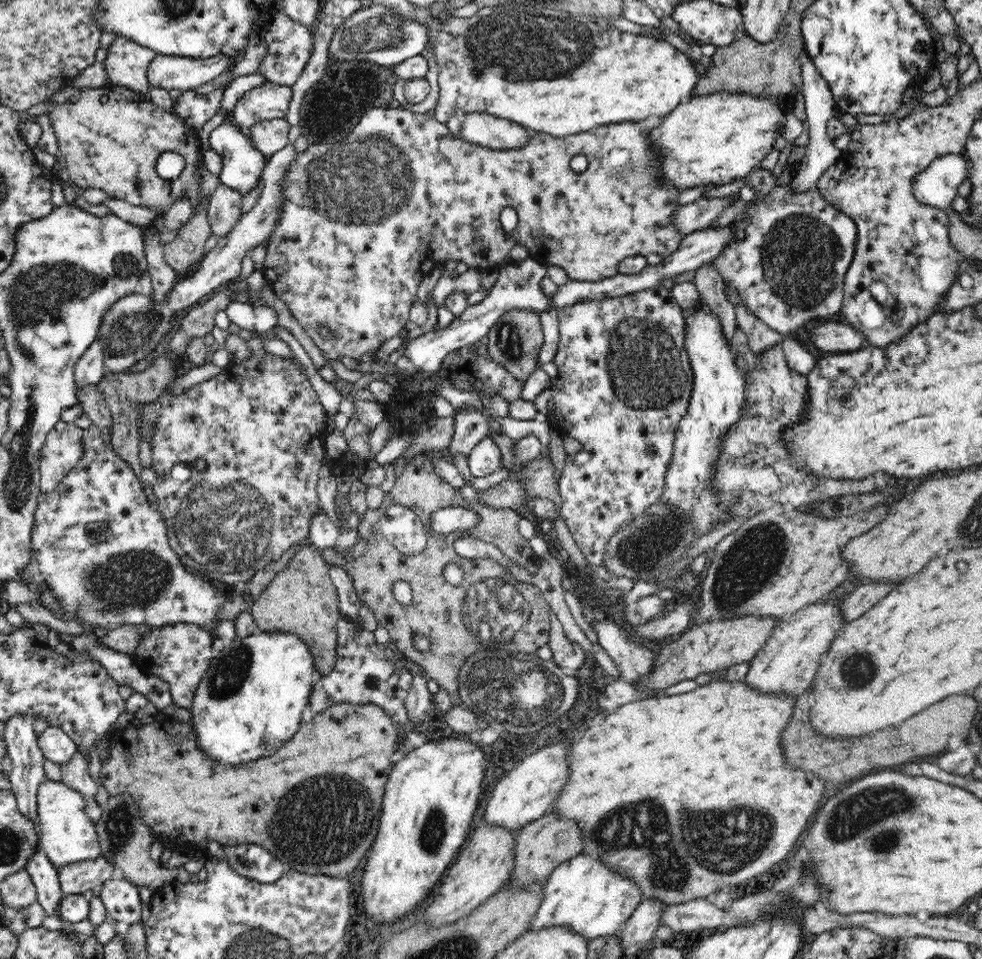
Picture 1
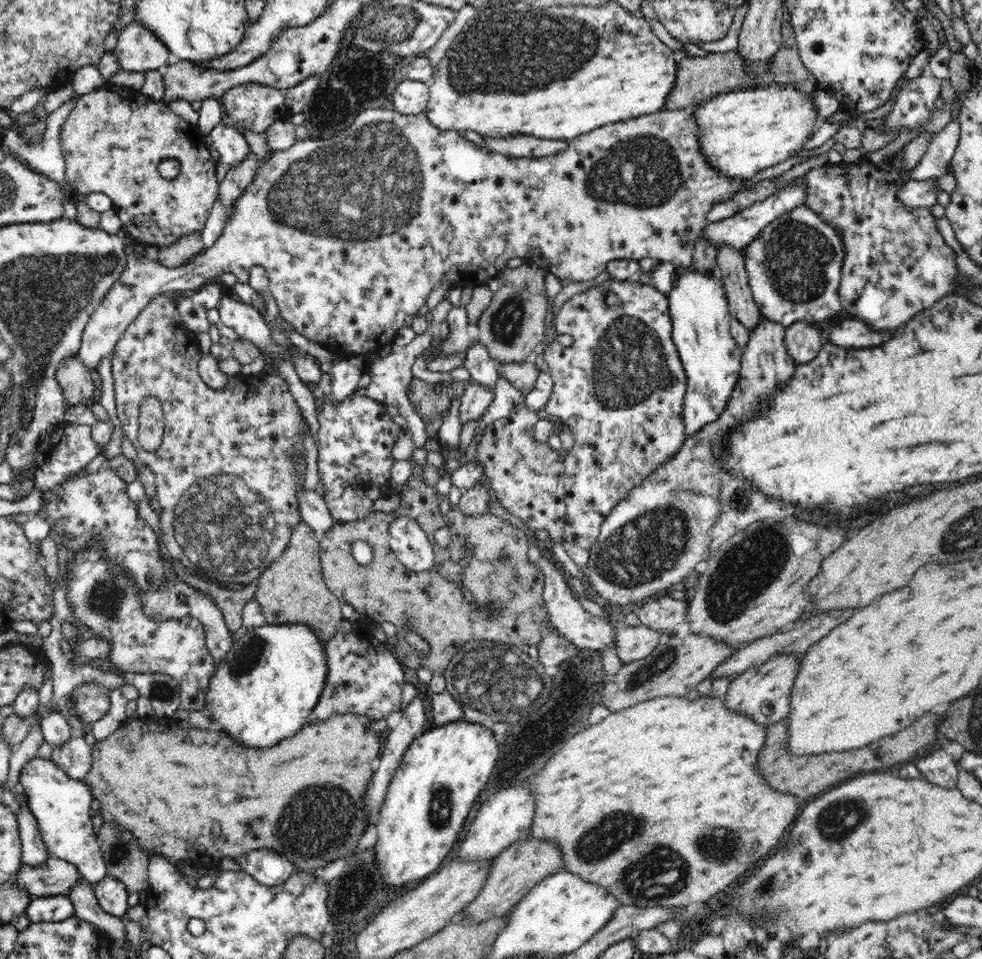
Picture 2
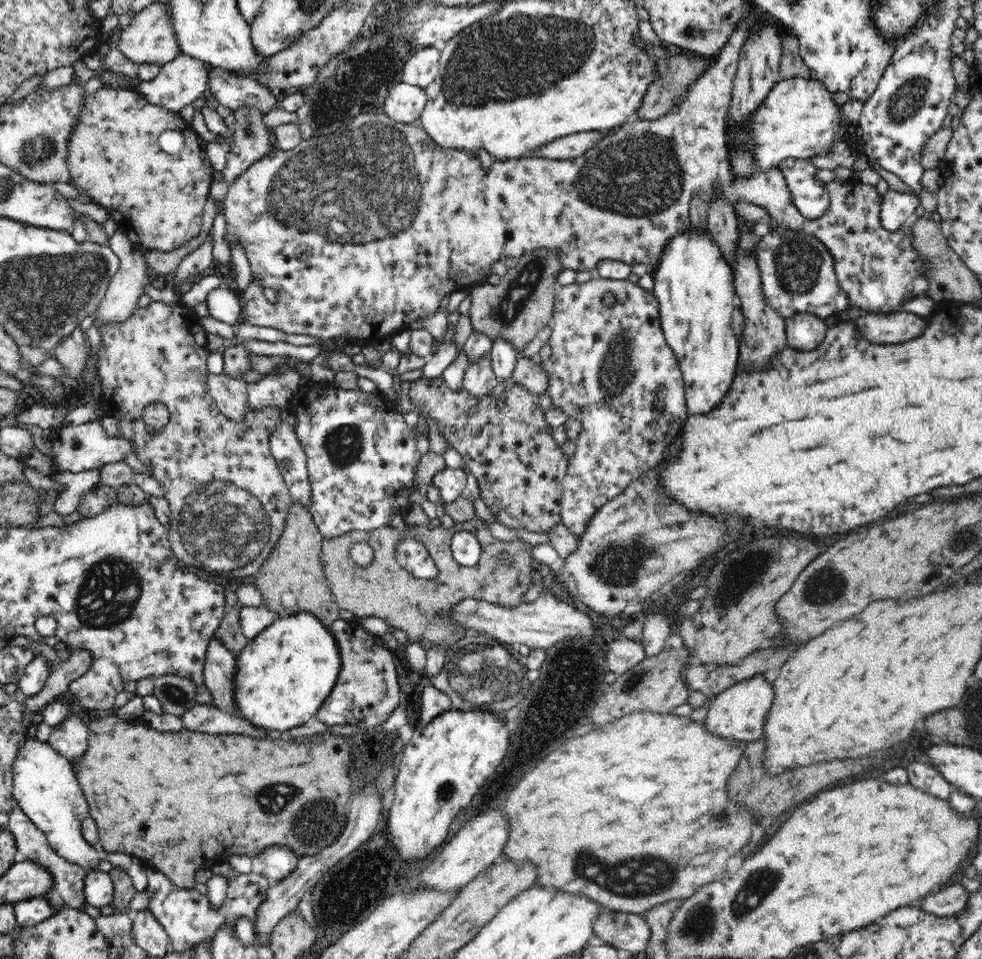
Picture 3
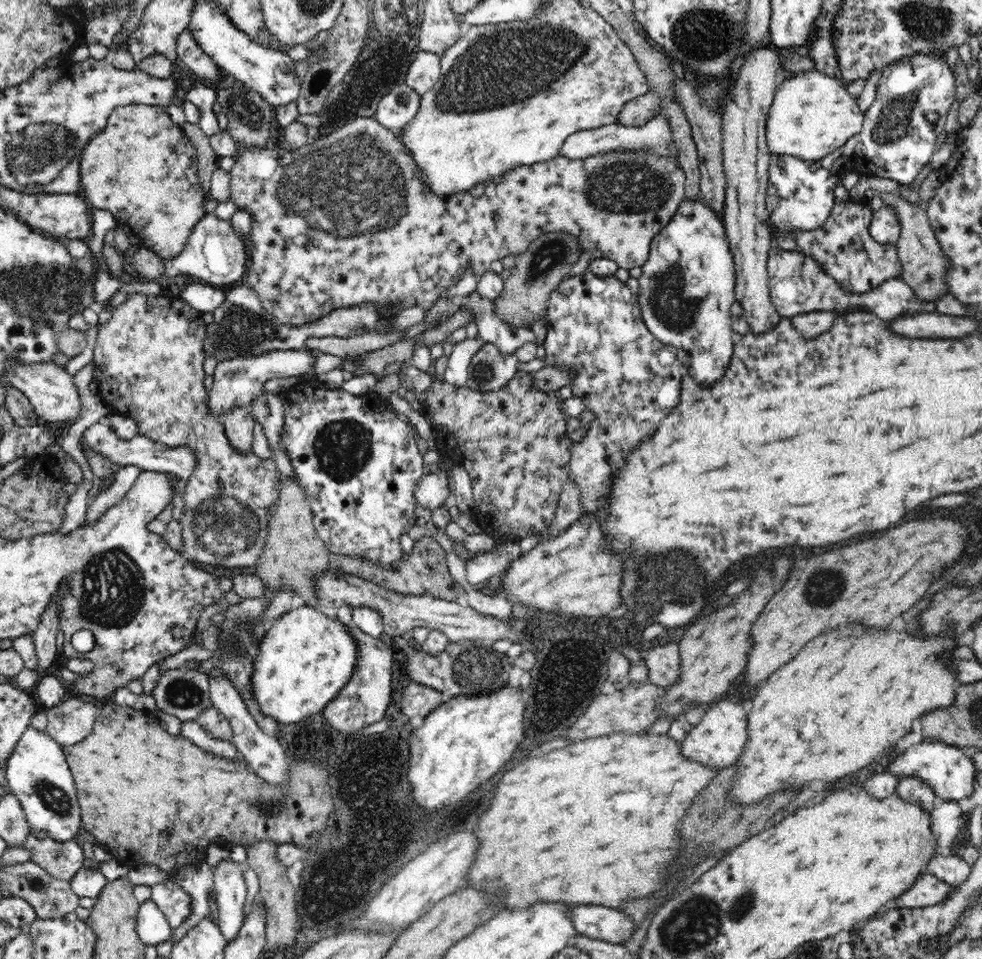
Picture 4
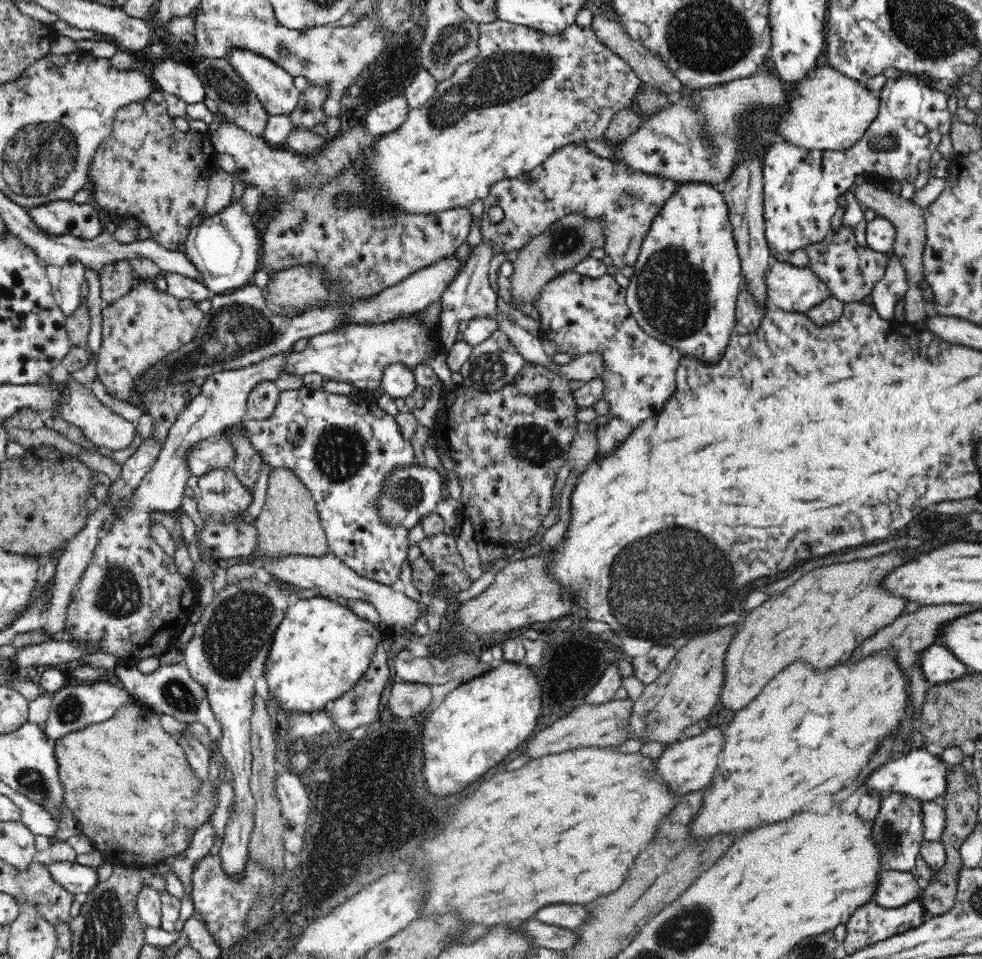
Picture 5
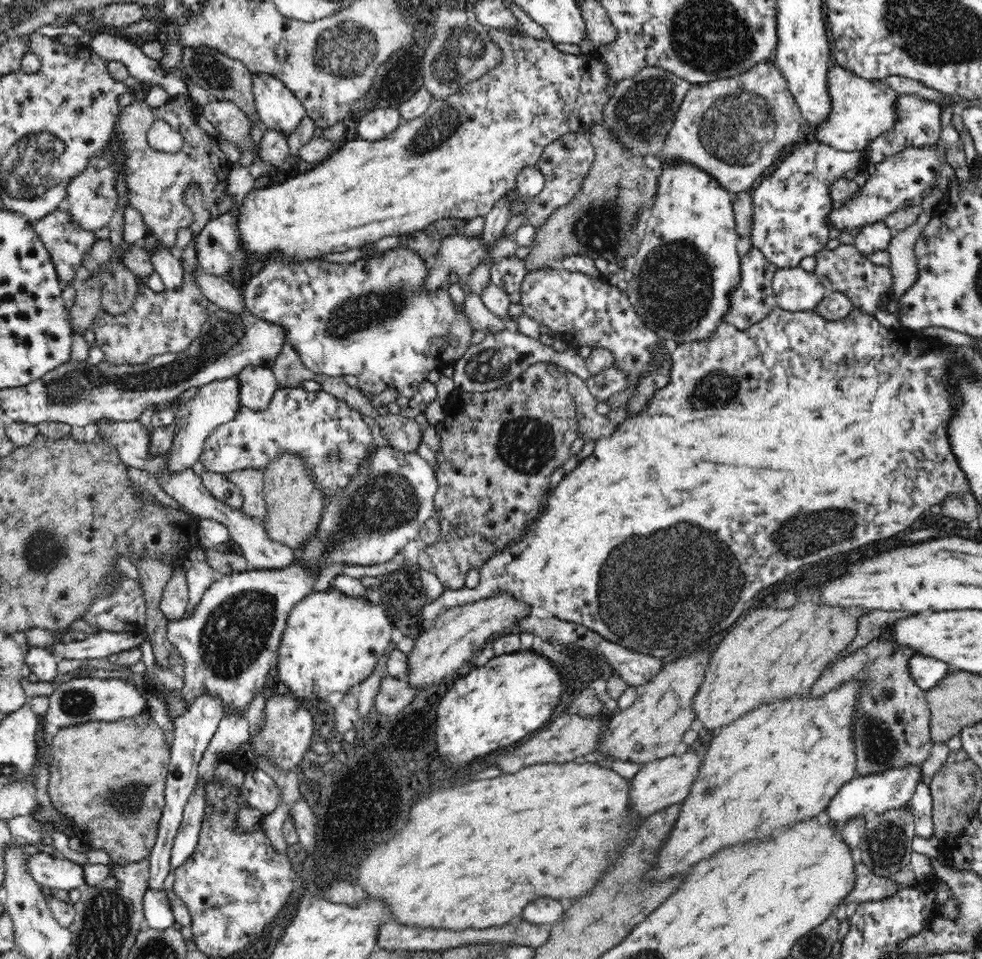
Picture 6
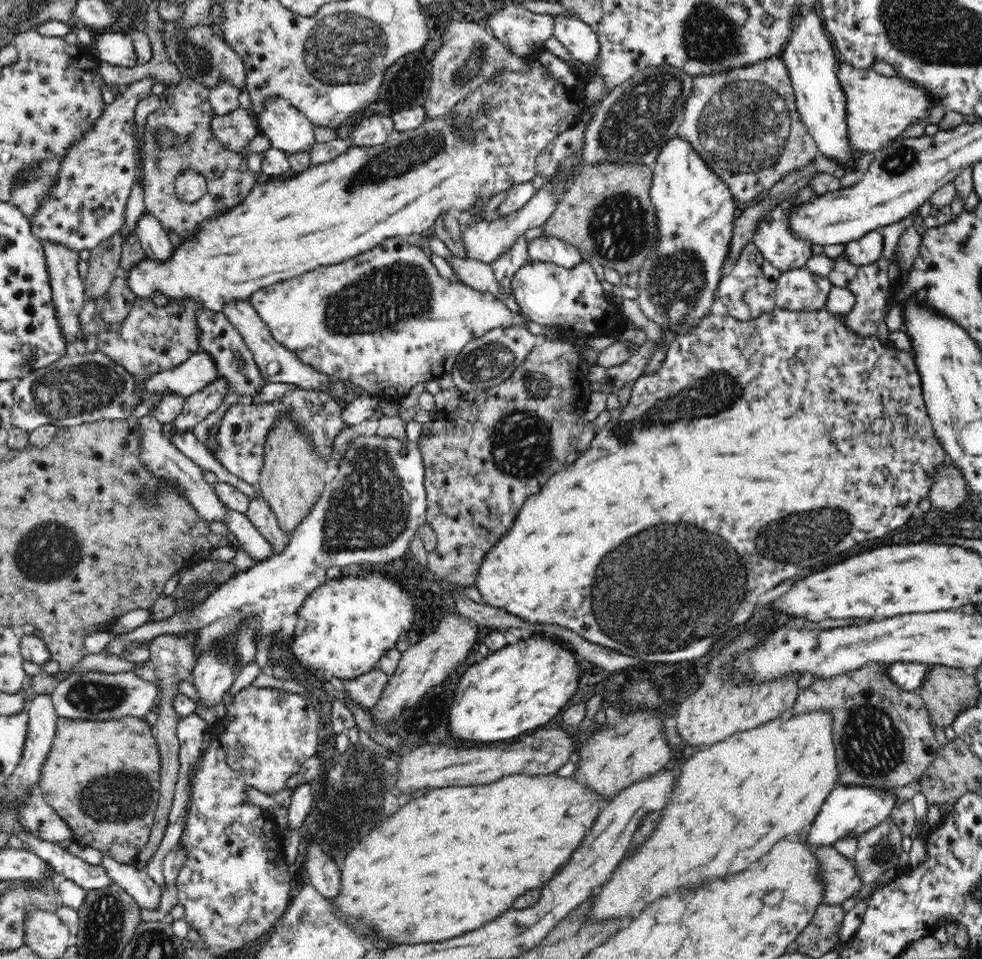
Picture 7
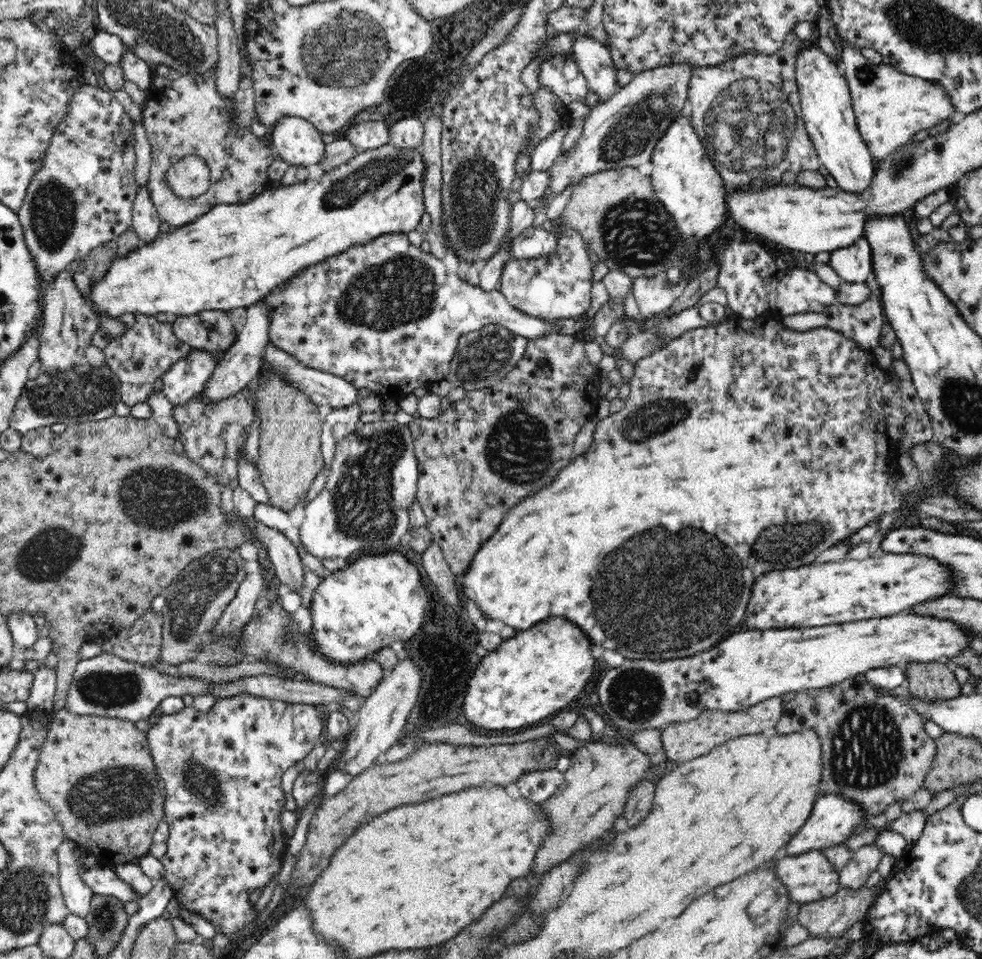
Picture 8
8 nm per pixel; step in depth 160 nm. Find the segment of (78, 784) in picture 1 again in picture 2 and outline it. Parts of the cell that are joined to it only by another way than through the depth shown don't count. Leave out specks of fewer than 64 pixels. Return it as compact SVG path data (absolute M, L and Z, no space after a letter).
M73 732L66 742L54 746L51 758L74 780L82 781L92 762L92 746L80 732Z

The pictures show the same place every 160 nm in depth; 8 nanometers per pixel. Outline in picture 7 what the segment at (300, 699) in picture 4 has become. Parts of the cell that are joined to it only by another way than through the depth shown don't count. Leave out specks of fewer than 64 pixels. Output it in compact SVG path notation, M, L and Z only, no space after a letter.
M360 573L356 577L343 576L328 579L318 589L314 589L296 613L296 635L292 644L292 654L305 666L306 670L322 670L326 676L334 678L356 678L376 667L384 654L395 649L400 636L414 624L414 606L409 590L398 583L398 579L384 573Z

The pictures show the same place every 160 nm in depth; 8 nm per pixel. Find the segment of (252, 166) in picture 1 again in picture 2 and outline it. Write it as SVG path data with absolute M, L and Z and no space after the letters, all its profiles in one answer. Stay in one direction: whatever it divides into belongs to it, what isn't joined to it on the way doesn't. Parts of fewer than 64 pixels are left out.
M221 122L212 128L208 135L210 135L214 148L220 153L222 157L220 163L223 165L235 166L246 159L246 154L251 151L246 137L236 130L232 124L226 125Z

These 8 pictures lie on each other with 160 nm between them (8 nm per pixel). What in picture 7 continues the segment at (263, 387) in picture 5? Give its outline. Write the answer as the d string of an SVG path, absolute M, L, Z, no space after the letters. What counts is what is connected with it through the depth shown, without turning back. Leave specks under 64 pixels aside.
M200 308L196 315L196 330L194 331L198 335L199 350L212 357L216 372L219 376L224 376L229 380L231 391L242 394L243 399L247 400L262 390L265 382L260 374L260 369L238 329L233 327L224 312L215 313L212 310Z

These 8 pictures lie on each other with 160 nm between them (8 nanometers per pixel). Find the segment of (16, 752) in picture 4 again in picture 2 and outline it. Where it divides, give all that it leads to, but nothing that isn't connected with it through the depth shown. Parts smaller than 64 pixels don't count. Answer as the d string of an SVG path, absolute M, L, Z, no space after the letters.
M35 755L24 763L18 778L22 785L20 792L26 795L28 808L38 823L47 851L52 852L56 859L74 865L78 873L94 888L96 882L106 878L107 866L90 821L90 788L84 782L70 778L52 758Z

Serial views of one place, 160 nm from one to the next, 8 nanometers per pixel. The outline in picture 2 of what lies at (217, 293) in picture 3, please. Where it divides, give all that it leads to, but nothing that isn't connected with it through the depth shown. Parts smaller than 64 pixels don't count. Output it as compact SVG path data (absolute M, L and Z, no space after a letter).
M224 294L219 300L218 313L220 320L230 328L233 328L238 336L246 339L260 351L262 359L265 360L259 375L276 375L282 377L279 365L285 360L295 368L295 357L289 356L283 344L278 344L264 323L264 317L252 305L237 302L234 297Z

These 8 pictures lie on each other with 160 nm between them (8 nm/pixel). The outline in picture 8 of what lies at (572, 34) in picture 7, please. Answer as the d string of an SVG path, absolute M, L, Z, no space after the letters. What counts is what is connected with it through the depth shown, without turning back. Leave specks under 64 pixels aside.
M578 36L572 50L580 71L586 77L589 91L597 97L597 105L614 98L621 87L616 79L618 68L614 65L609 48L592 37Z

